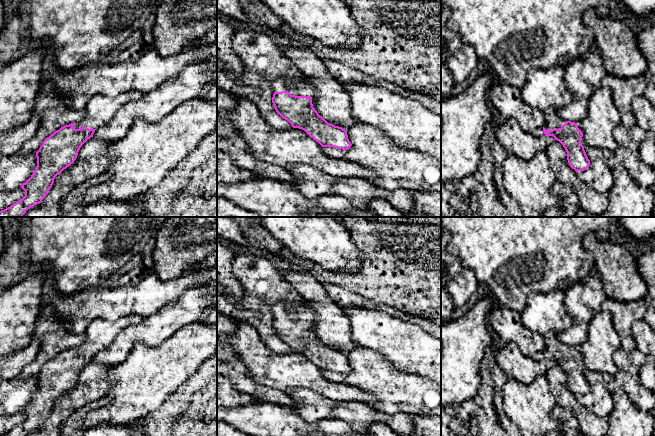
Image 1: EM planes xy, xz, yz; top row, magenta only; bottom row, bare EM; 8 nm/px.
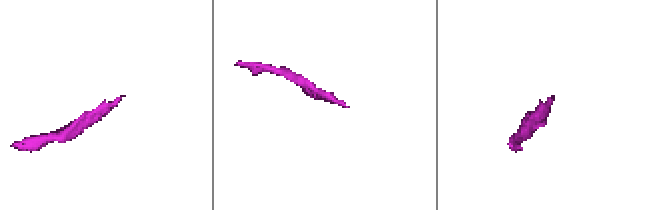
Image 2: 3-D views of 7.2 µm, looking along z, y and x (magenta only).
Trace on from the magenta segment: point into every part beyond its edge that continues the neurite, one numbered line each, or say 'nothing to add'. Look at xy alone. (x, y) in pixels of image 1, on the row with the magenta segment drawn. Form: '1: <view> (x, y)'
1: xy (100, 110)

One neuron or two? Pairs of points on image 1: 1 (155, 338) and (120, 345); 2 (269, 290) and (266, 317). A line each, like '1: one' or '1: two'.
1: one
2: two

